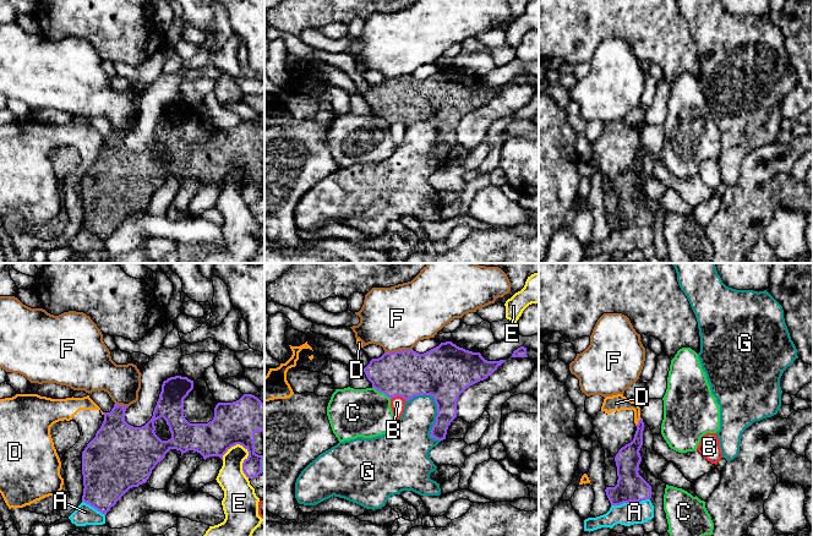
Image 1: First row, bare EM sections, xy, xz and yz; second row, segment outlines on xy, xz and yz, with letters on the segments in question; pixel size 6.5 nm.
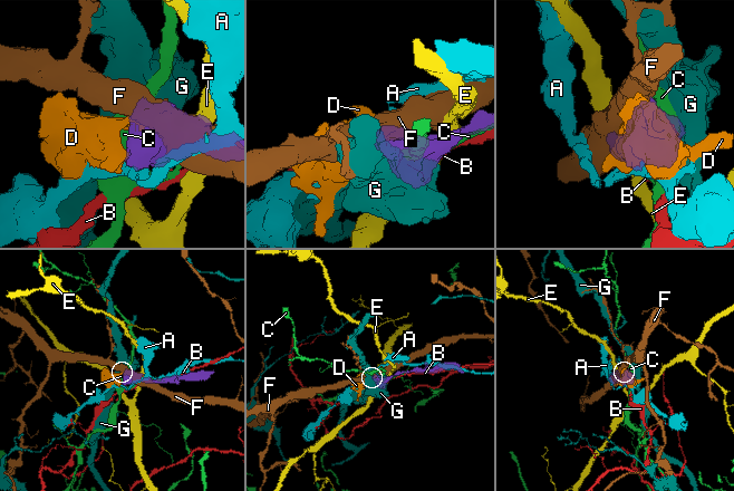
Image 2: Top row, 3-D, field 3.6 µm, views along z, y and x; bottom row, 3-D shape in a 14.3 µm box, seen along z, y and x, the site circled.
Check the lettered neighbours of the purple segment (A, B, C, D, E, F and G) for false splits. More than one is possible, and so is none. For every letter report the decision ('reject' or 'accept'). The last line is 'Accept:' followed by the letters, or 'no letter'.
A: reject
B: reject
C: reject
D: reject
E: reject
F: reject
G: reject
Accept: no letter

